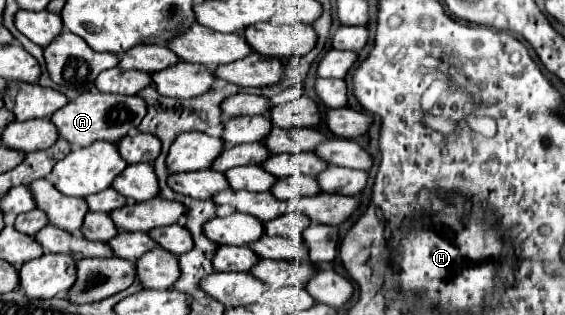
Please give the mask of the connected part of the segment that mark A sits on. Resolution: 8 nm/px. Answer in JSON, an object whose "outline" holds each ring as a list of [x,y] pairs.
{"outline":[[[83,92],[77,100],[69,102],[57,110],[51,122],[59,128],[59,136],[65,138],[73,148],[85,148],[97,140],[119,142],[131,130],[139,128],[143,116],[147,114],[147,104],[141,96],[119,96],[103,92]]]}

